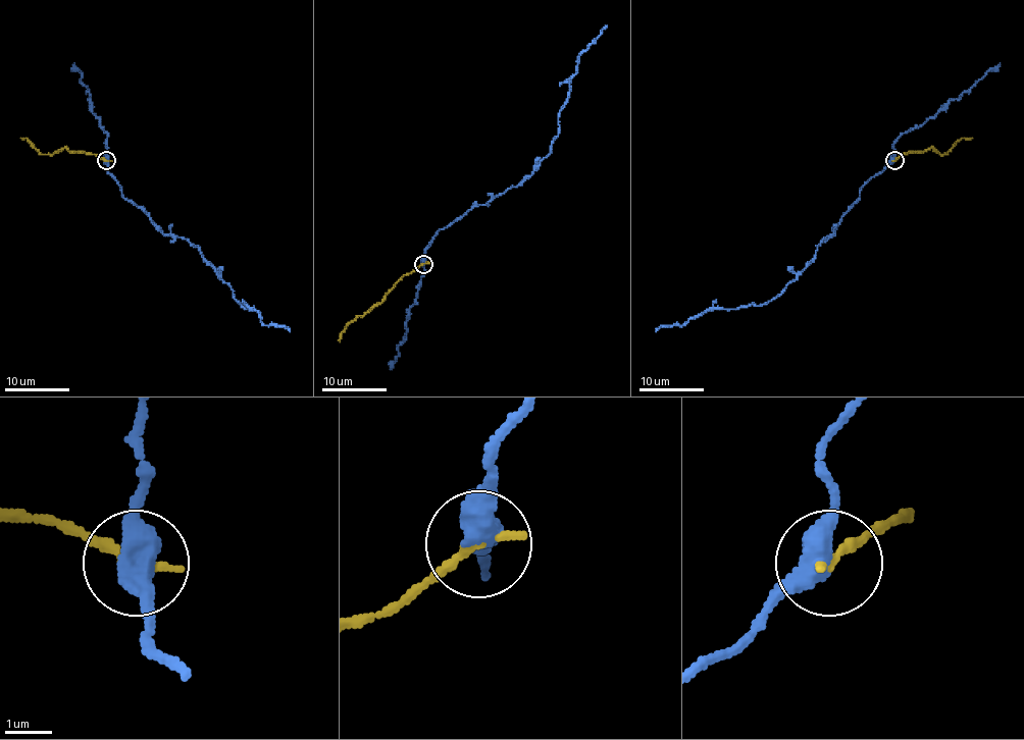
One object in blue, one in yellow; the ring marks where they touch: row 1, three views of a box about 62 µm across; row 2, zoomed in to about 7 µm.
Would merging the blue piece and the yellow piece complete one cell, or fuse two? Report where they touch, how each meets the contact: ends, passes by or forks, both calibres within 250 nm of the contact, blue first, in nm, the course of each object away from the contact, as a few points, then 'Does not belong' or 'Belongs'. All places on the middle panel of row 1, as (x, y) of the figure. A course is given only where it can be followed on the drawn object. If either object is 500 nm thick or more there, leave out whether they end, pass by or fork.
Place: (423, 264). Thickness 500 nm (blue) against 220 nm. Course of blue: (422, 263), (439, 229), (520, 186), (550, 153), (577, 58), (607, 25). Course of yellow: (422, 263), (406, 273), (381, 301), (345, 328), (340, 341). Does not belong

